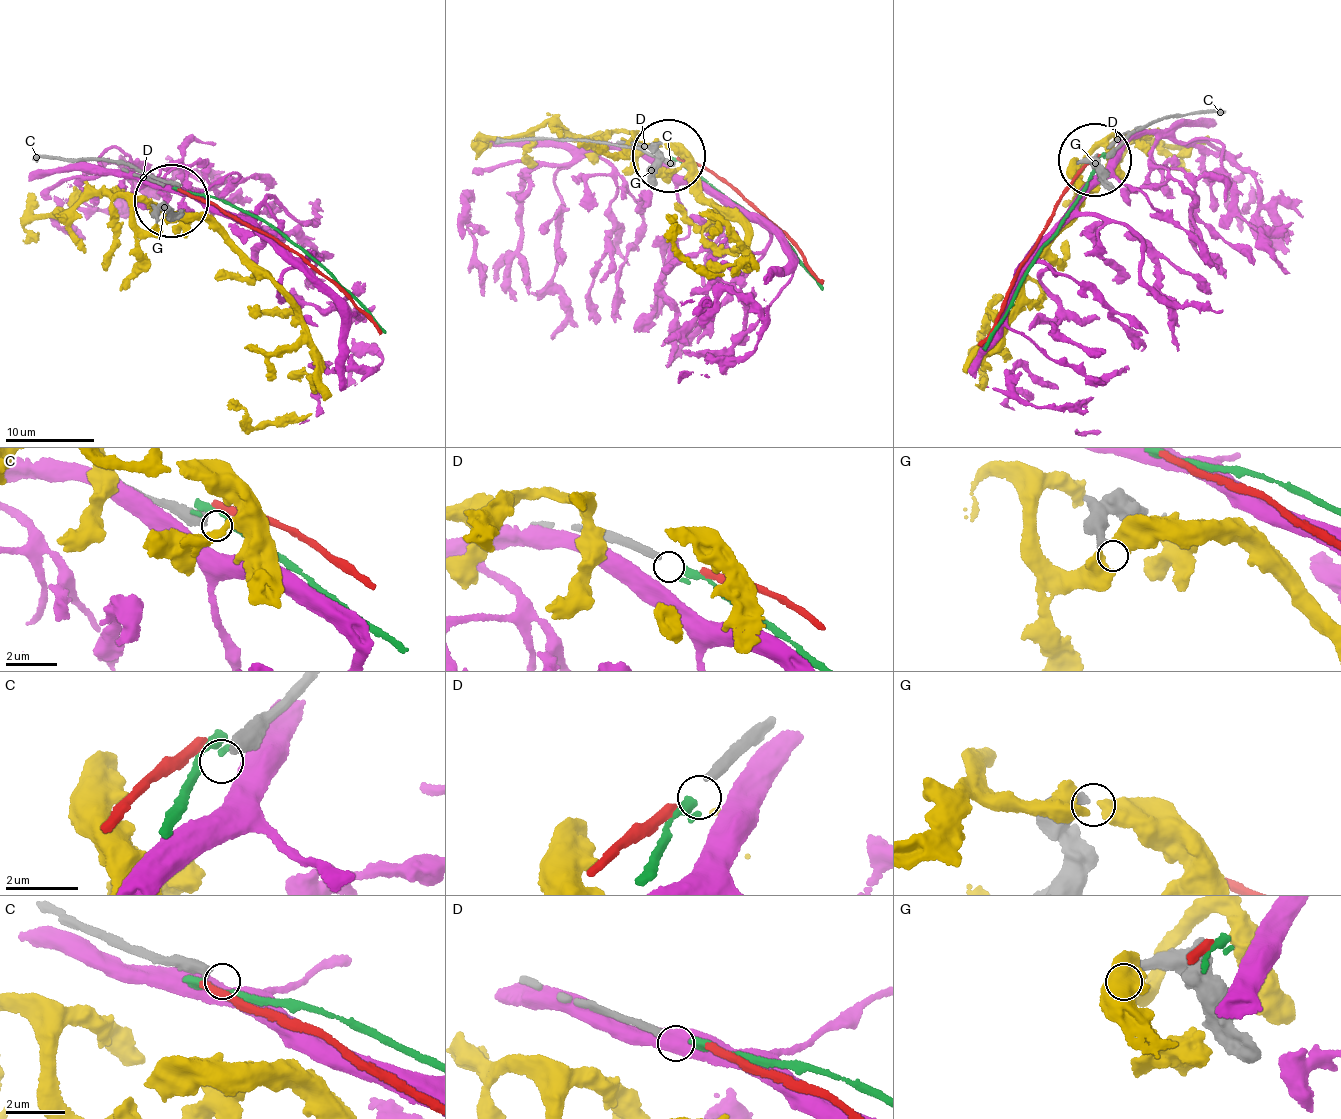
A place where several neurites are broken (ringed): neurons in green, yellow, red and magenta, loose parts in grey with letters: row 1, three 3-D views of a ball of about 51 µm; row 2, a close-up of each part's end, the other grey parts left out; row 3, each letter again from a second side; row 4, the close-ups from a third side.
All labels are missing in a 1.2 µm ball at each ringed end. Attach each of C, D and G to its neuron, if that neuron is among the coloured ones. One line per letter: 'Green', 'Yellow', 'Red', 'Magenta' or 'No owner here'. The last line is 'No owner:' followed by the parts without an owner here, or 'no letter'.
C: No owner here
D: Green
G: No owner here
No owner: C, G

